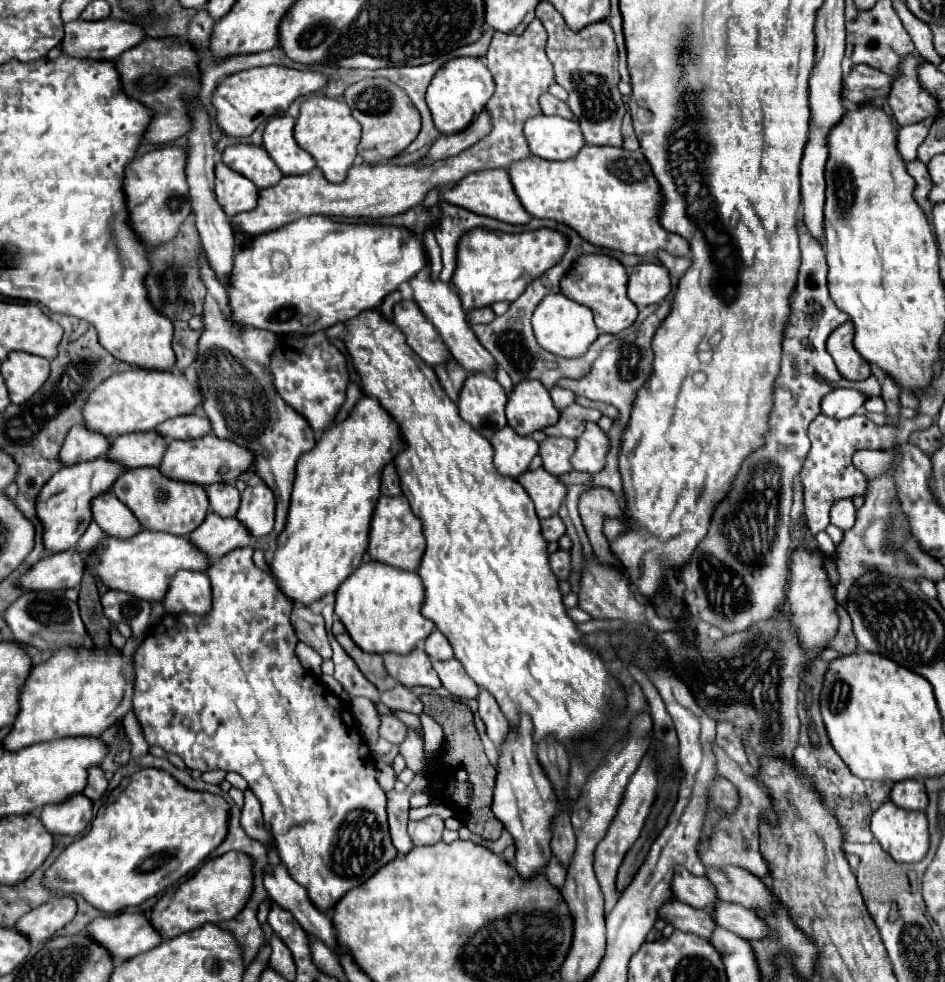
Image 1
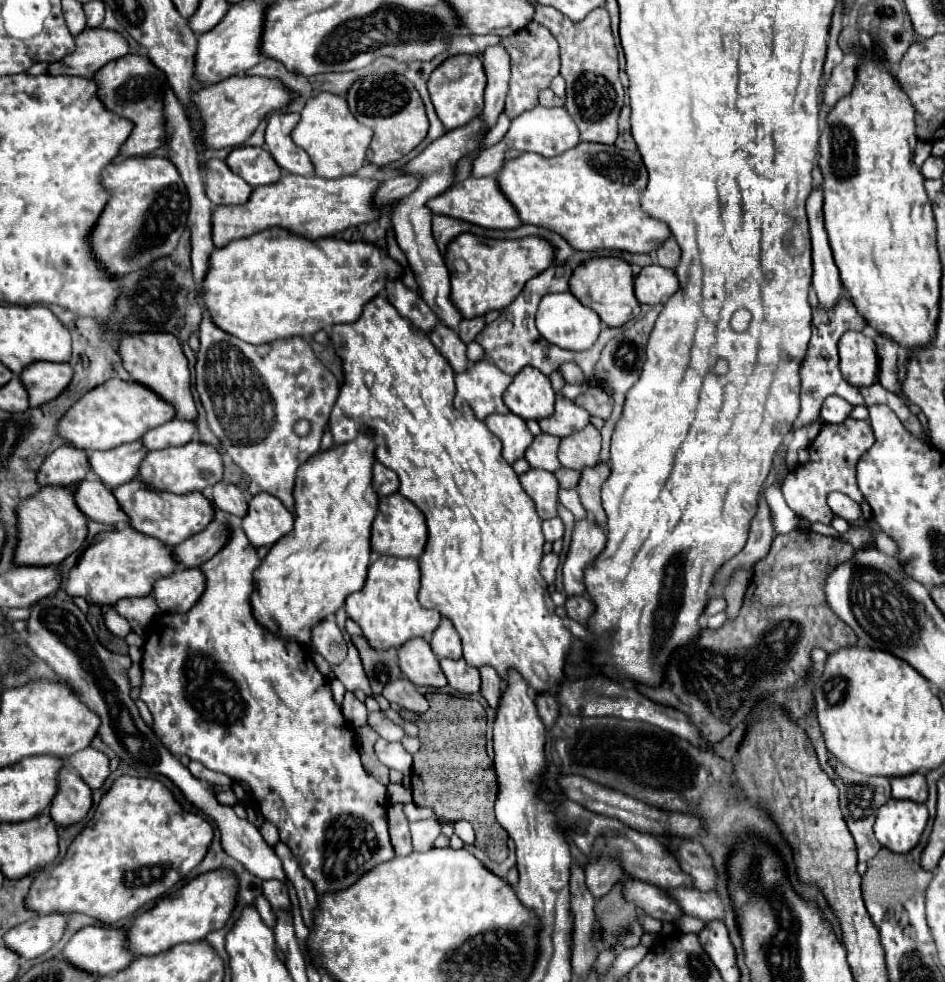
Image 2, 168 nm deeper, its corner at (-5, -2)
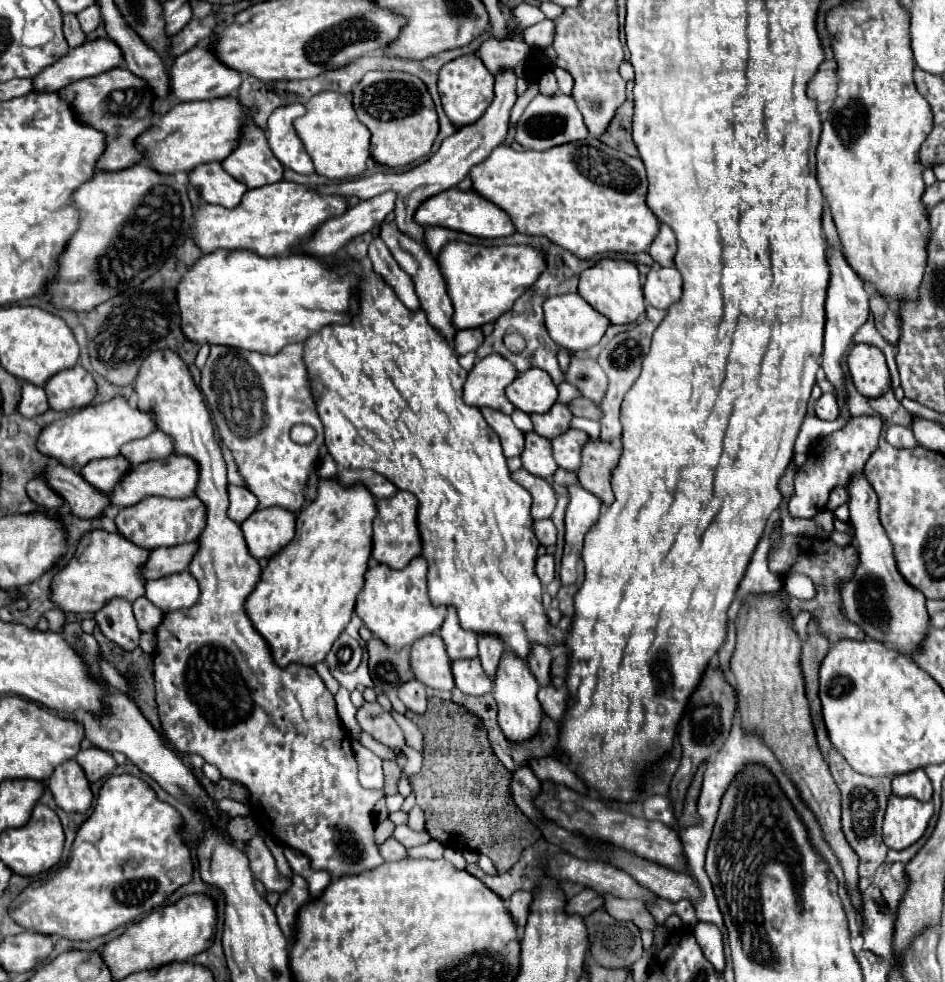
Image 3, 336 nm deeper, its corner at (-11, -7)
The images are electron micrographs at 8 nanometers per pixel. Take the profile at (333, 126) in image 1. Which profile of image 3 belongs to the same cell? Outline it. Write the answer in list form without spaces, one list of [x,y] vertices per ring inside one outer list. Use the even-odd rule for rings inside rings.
[[[332,90],[312,96],[306,104],[306,114],[300,116],[294,126],[318,174],[330,180],[346,180],[364,172],[366,160],[370,156],[370,132],[356,118],[348,96]]]

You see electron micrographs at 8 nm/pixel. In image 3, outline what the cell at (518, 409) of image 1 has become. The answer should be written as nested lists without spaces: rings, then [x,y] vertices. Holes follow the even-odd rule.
[[[530,368],[516,376],[516,380],[506,388],[506,396],[516,408],[526,414],[544,414],[556,402],[558,390],[544,370]]]

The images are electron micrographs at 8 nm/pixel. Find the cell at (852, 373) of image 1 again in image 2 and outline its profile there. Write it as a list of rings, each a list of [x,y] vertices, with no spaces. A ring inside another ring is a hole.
[[[846,331],[846,335],[838,341],[838,353],[842,375],[854,387],[868,387],[878,381],[878,355],[874,339],[866,333]]]

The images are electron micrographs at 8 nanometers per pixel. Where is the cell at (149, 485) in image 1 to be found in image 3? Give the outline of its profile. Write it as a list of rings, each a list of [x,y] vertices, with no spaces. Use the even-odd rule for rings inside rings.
[[[144,498],[134,506],[120,508],[116,516],[118,532],[134,542],[140,548],[154,550],[162,546],[178,546],[184,542],[196,542],[200,532],[206,524],[206,508],[196,498],[182,498],[182,500],[170,500],[170,498]]]

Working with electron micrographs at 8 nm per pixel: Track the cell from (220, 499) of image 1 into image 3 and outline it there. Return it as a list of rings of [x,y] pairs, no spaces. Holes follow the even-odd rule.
[[[228,486],[228,498],[230,498],[228,516],[236,524],[242,524],[258,506],[256,496],[248,488],[242,488],[242,486]]]

